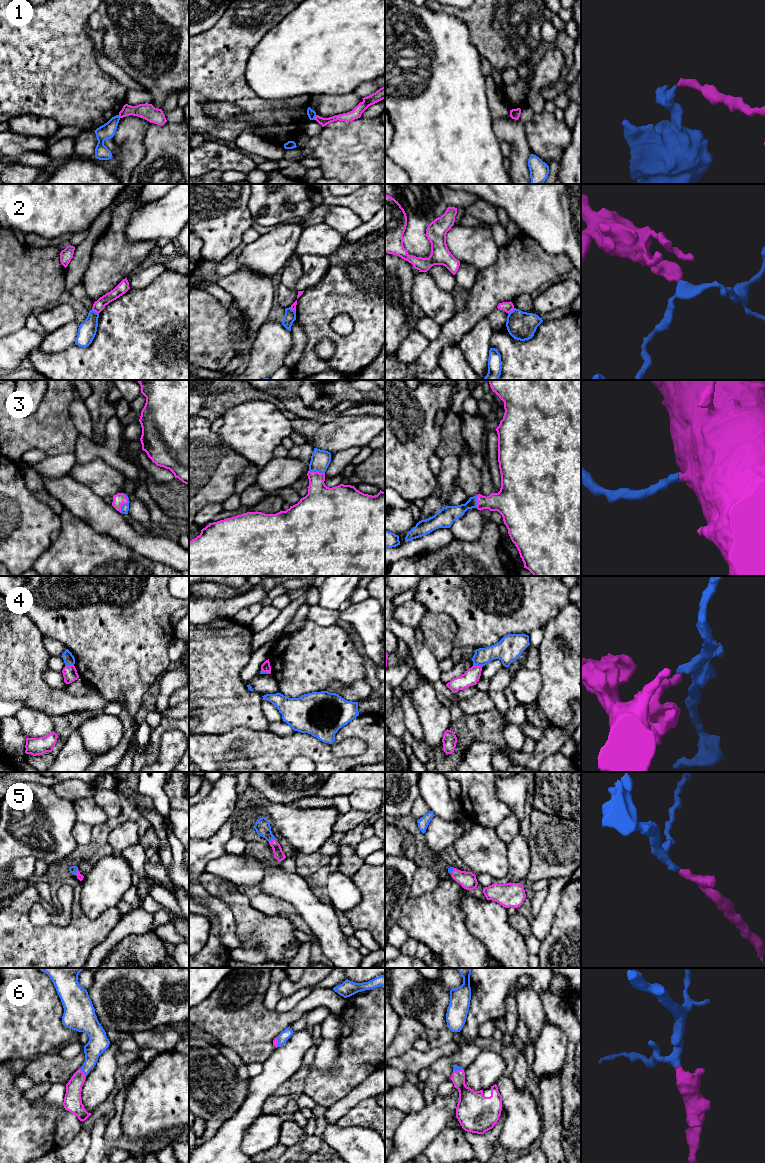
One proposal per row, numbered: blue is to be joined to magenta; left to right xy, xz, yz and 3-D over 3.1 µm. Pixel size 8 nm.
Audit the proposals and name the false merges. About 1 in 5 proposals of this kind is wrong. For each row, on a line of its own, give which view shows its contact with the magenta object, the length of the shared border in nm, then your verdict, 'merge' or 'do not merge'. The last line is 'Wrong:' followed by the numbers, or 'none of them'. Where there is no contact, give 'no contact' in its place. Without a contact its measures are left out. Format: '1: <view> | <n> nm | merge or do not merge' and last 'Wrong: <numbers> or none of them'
1: xz | 50 nm | do not merge
2: yz | 70 nm | do not merge
3: xy | 160 nm | merge
4: xy | 70 nm | do not merge
5: xz | 60 nm | merge
6: xy | 80 nm | merge
Wrong: 1, 2, 4

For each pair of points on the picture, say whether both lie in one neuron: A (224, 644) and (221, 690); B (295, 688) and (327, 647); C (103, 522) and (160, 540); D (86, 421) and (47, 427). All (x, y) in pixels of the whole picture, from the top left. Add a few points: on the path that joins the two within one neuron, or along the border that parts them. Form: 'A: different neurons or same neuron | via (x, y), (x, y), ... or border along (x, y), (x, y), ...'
A: same neuron | via (221, 655), (221, 679)
B: same neuron | via (296, 678), (317, 657)
C: same neuron | via (117, 526), (133, 540), (146, 541)
D: different neurons | border along (74, 399), (70, 404), (70, 416), (79, 434)

